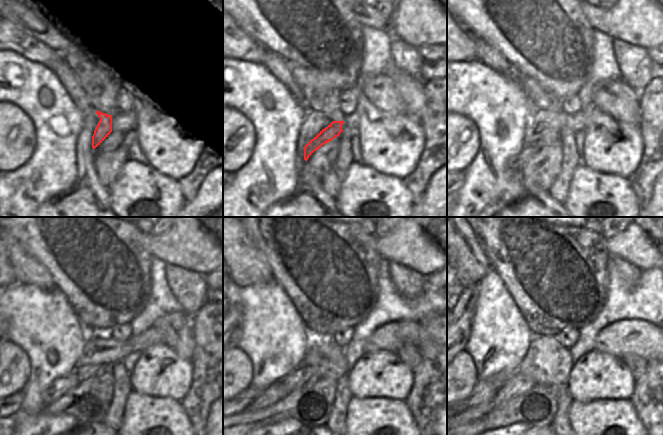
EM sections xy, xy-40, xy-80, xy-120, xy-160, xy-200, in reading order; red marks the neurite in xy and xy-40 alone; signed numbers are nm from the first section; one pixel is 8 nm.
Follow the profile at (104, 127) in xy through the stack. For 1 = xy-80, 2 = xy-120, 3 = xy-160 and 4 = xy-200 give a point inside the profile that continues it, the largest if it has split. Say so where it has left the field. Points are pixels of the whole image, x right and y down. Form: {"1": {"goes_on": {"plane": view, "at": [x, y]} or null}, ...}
{"1": {"goes_on": {"plane": "xy-80", "at": [527, 152]}}, "2": {"goes_on": {"plane": "xy-120", "at": [62, 385]}}, "3": {"goes_on": {"plane": "xy-160", "at": [301, 377]}}, "4": {"goes_on": {"plane": "xy-200", "at": [520, 383]}}}

